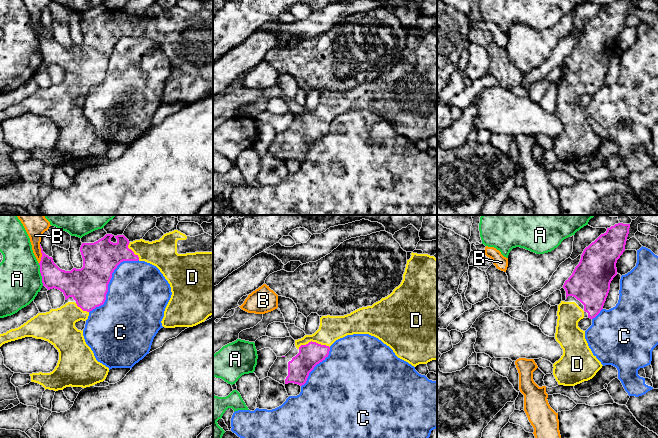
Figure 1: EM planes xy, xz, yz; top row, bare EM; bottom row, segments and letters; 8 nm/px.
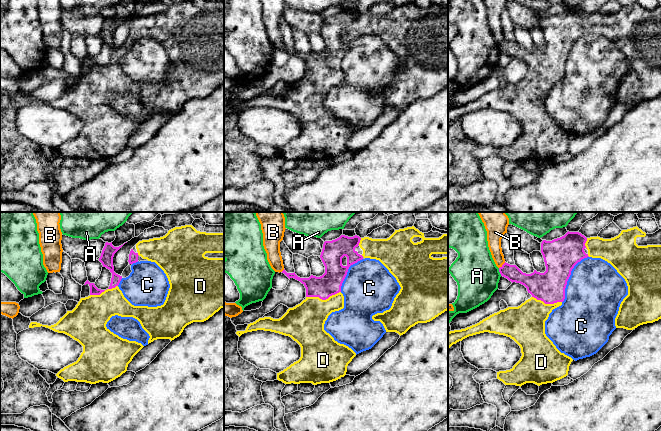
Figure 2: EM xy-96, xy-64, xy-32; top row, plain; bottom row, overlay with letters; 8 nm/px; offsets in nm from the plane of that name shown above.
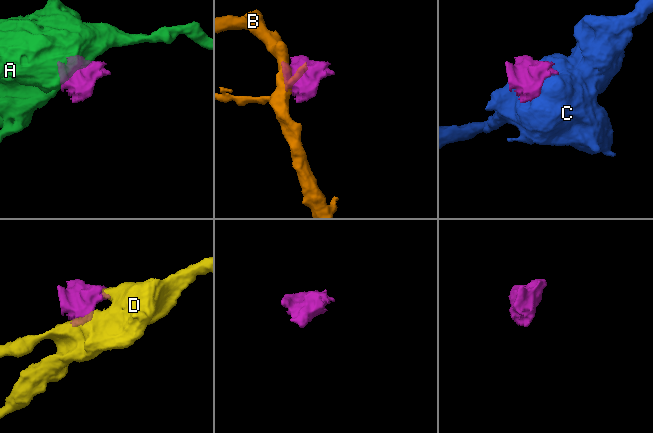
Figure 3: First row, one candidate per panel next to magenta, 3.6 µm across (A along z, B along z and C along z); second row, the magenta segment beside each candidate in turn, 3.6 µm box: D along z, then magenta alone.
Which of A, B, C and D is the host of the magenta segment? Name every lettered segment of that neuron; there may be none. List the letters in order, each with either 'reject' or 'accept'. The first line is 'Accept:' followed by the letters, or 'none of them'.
Accept: D
A: reject
B: reject
C: reject
D: accept

